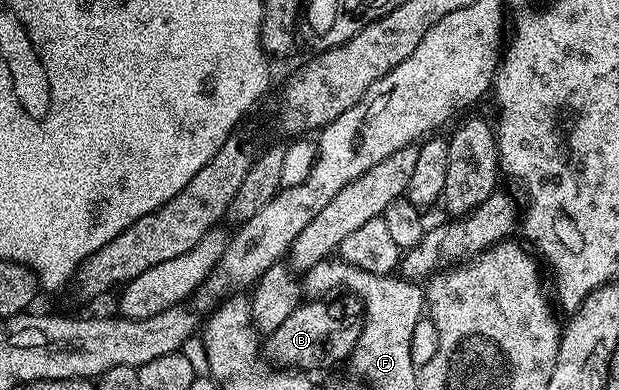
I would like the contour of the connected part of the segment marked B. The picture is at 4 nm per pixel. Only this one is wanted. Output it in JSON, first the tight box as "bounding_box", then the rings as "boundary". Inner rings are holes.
{"bounding_box":[261,294,363,370],"boundary":[[[343,294],[333,299],[313,298],[300,304],[277,330],[266,333],[261,352],[272,365],[284,370],[323,368],[326,364],[339,364],[342,360],[344,363],[357,346],[362,329],[363,303],[358,296]]]}

